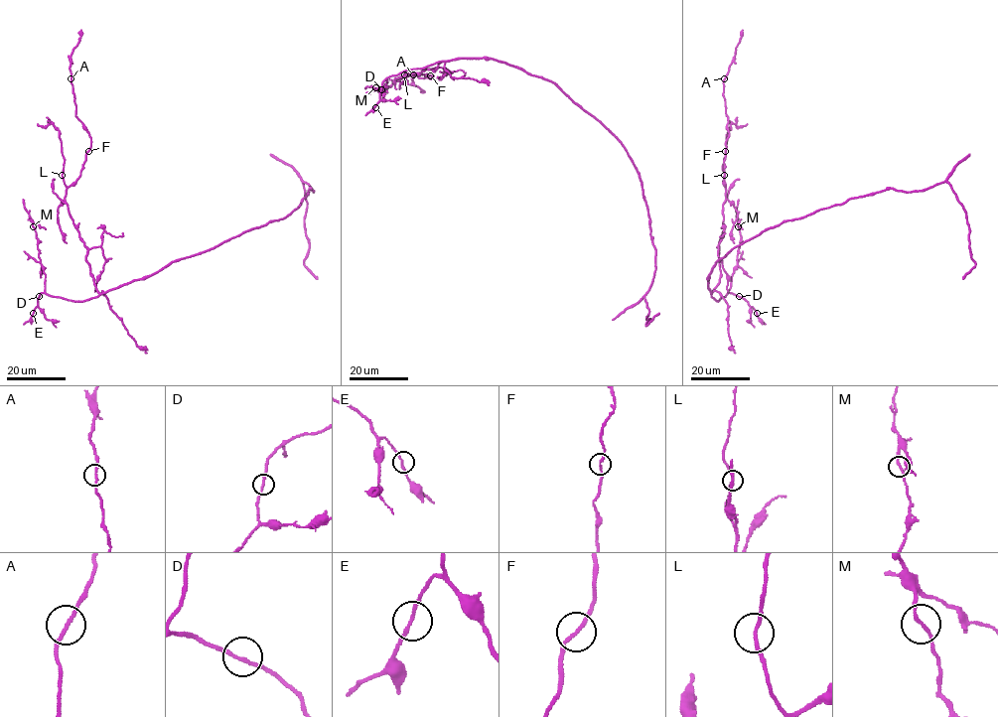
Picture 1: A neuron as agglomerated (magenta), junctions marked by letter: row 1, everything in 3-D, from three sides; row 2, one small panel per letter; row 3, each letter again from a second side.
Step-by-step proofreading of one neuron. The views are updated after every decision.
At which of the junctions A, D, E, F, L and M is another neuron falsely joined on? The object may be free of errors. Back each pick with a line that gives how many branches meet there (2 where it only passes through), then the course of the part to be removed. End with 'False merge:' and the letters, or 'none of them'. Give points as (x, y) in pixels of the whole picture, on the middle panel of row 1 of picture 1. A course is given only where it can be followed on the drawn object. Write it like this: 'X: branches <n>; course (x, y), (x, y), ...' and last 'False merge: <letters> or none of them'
False merge: none of them

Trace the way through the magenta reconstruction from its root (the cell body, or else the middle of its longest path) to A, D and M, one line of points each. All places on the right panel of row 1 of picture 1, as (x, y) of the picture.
A: (725, 255), (709, 274), (710, 293), (719, 280), (719, 241), (724, 229), (723, 161), (729, 136), (724, 78)
D: (725, 255), (712, 268), (707, 286), (717, 301), (728, 293), (739, 296)
M: (725, 255), (715, 263), (707, 278), (711, 296), (717, 301), (728, 292), (737, 265), (741, 239), (738, 226)

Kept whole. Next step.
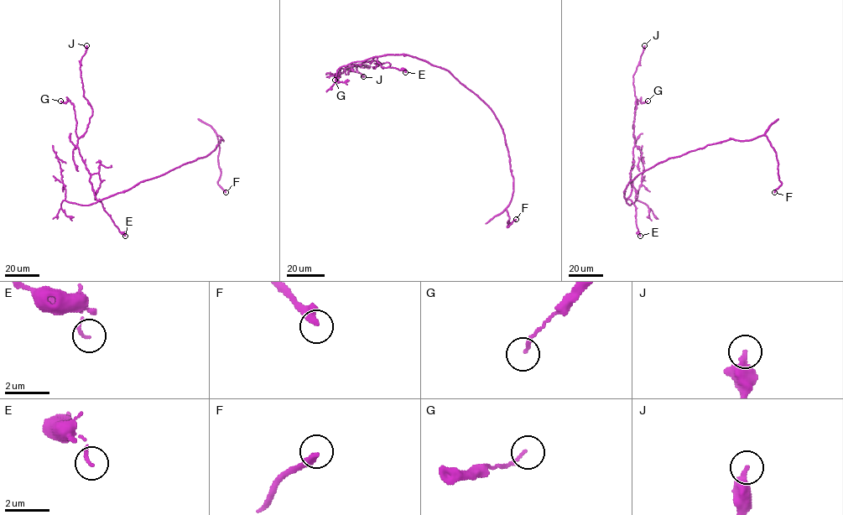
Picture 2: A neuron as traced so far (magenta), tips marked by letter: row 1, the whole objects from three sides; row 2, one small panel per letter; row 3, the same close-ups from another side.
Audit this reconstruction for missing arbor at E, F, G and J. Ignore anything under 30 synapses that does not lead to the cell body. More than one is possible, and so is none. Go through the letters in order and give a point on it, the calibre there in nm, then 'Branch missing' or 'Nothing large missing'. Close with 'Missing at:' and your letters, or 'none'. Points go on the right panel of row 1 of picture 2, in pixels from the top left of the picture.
E: Place: (640, 236). Thickness 110 nm. Nothing large missing
F: Place: (774, 192). Thickness 340 nm. Branch missing
G: Place: (647, 101). Thickness 120 nm. Nothing large missing
J: Place: (644, 45). Thickness 320 nm. Nothing large missing
Missing at: F

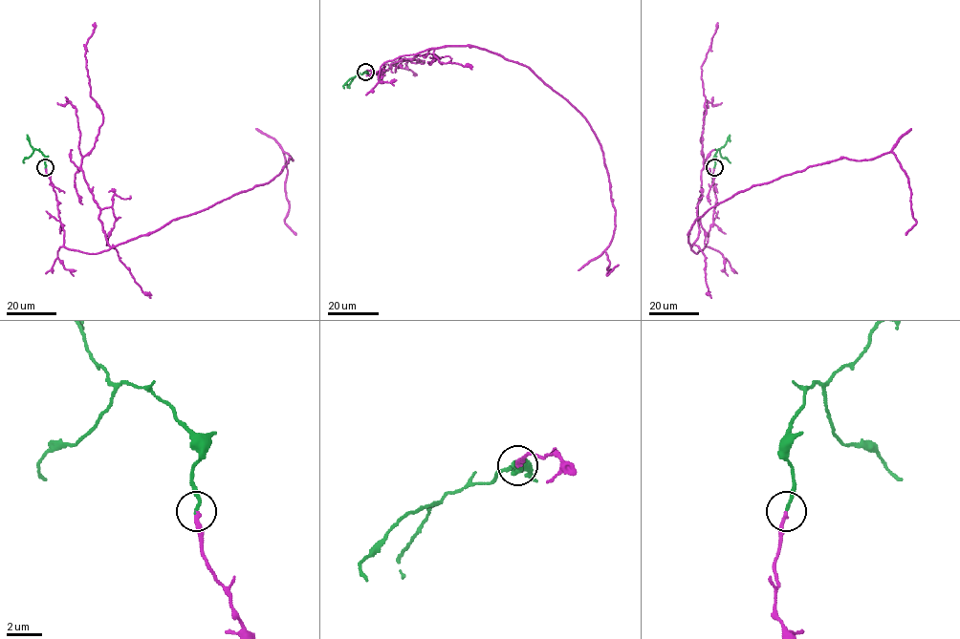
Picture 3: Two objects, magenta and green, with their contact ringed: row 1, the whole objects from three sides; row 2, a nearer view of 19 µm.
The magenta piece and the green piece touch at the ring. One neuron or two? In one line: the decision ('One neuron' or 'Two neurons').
One neuron

